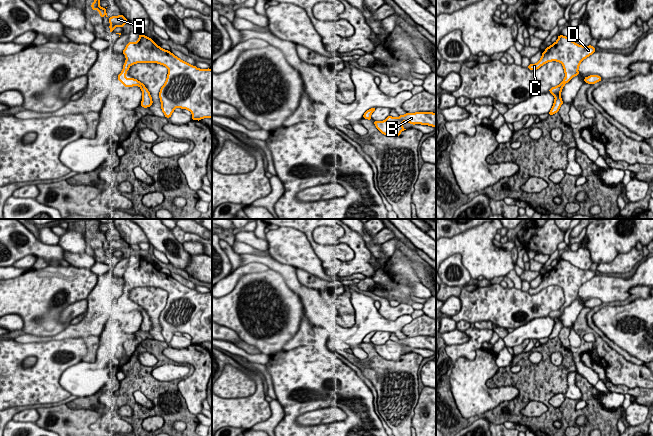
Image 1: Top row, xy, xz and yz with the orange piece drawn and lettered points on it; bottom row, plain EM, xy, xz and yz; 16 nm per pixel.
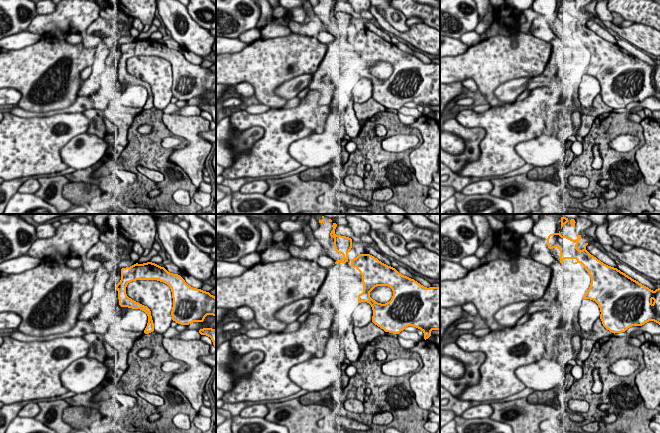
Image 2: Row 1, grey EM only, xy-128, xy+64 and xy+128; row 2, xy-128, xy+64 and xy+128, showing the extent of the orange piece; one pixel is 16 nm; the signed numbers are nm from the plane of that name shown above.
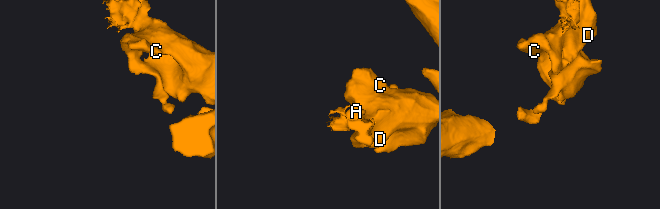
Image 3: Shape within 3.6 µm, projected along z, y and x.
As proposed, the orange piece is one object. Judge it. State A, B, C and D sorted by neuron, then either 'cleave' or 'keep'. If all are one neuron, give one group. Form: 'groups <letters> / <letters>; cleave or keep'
groups A B C D; keep

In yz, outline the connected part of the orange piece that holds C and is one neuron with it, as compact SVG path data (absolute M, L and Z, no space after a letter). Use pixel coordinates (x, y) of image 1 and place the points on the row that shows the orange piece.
M559 35L557 41L545 49L542 53L541 59L536 64L530 63L528 66L529 70L537 70L544 64L551 61L560 62L563 65L565 73L564 80L558 86L549 89L549 92L554 95L555 100L548 115L558 113L561 105L563 104L560 94L564 85L573 77L579 75L578 69L580 63L585 58L592 55L595 51L595 47L591 45L582 46L566 36Z

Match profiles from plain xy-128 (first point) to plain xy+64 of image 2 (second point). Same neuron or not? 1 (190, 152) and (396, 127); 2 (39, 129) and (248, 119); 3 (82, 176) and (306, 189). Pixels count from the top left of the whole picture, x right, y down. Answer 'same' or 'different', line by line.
1: different
2: same
3: different

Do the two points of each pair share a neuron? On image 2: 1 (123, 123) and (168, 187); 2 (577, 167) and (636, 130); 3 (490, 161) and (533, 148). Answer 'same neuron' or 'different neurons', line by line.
1: different neurons
2: same neuron
3: different neurons

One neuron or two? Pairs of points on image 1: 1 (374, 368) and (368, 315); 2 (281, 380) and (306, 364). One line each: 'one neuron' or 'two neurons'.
1: two neurons
2: one neuron

